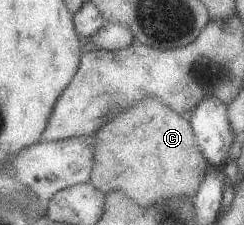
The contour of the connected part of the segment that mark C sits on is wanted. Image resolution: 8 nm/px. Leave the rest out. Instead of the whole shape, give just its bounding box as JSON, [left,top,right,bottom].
[91,96,212,206]

